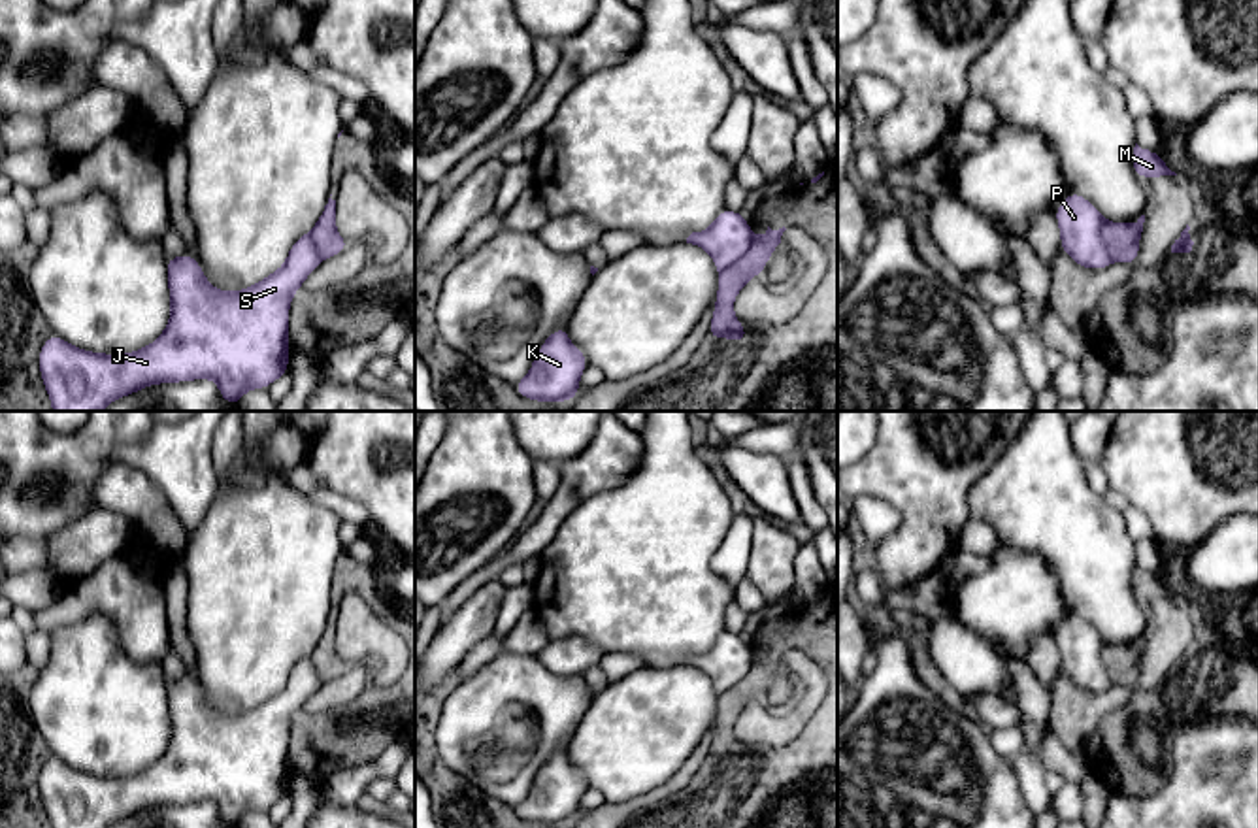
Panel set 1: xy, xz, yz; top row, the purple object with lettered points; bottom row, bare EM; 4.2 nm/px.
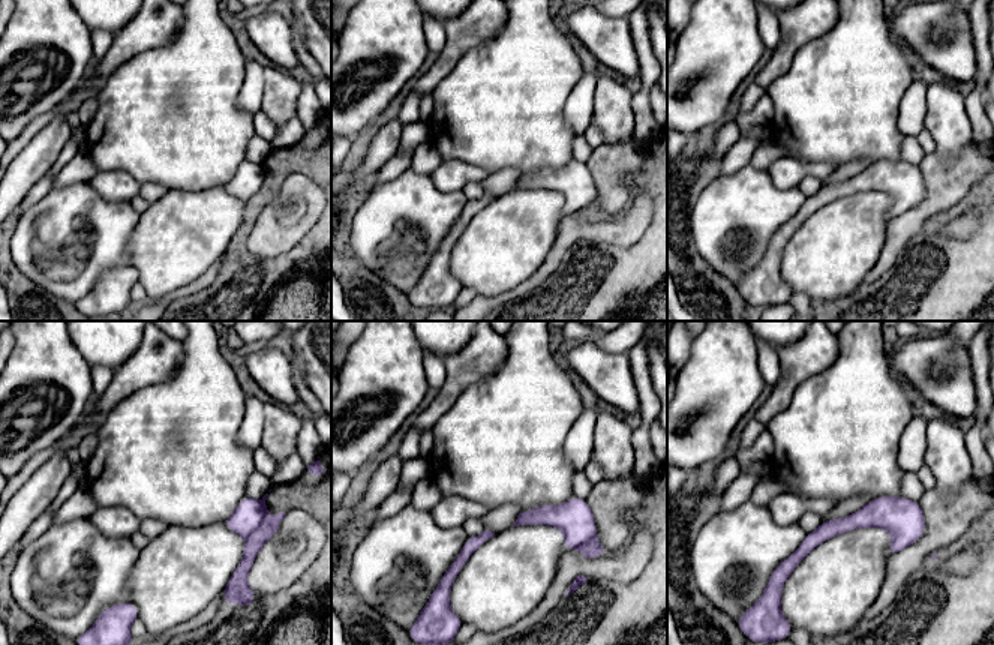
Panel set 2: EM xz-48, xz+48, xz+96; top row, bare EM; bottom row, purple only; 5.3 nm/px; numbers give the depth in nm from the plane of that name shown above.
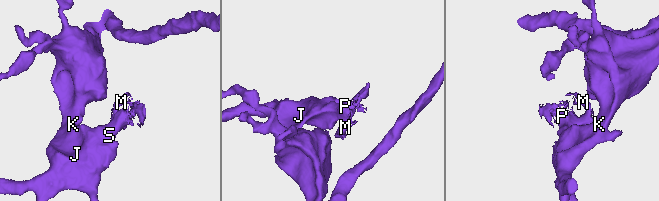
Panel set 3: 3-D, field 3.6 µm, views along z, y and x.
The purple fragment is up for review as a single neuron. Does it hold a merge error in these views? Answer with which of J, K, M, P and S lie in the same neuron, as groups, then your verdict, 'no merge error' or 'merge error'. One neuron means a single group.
J K P S / M; merge error

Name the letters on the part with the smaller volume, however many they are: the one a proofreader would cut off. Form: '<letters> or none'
M

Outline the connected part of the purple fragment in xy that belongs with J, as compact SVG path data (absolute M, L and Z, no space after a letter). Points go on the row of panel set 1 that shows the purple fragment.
M311 232L302 234L279 270L241 290L219 290L189 253L166 262L170 321L149 345L123 355L79 349L51 334L40 349L38 364L53 411L102 411L108 404L160 383L211 379L223 400L240 404L247 390L268 389L289 373L289 311L292 296L323 262Z

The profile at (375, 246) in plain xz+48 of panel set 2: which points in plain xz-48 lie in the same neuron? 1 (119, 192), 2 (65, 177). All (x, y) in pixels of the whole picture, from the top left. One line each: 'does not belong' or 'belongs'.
1: does not belong
2: does not belong

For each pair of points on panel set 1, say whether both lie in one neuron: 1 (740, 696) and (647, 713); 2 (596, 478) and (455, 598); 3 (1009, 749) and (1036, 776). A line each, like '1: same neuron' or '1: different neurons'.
1: different neurons
2: same neuron
3: different neurons

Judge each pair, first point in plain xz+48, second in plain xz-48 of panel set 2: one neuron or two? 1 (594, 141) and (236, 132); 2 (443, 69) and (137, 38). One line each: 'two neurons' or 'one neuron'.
1: two neurons
2: one neuron

